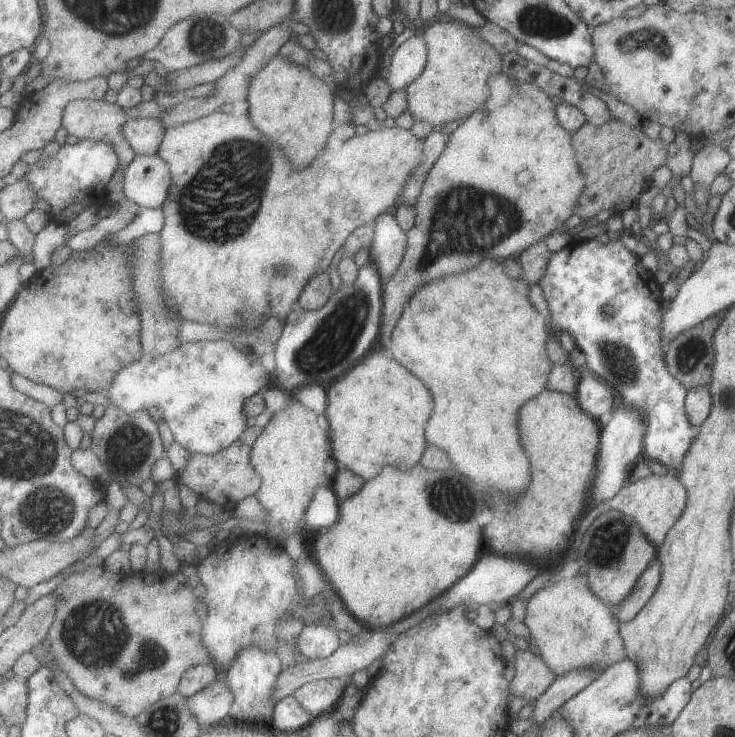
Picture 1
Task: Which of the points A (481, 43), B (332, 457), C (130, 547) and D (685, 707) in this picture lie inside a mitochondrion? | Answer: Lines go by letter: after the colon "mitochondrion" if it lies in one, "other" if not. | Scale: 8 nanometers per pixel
A: other
B: other
C: other
D: other

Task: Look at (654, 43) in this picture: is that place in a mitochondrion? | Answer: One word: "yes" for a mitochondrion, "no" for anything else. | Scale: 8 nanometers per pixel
yes

